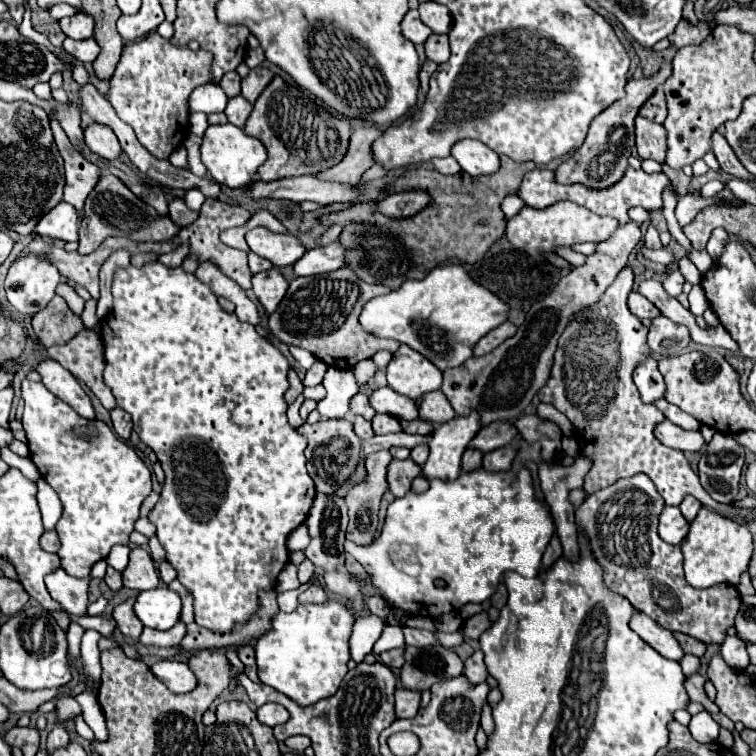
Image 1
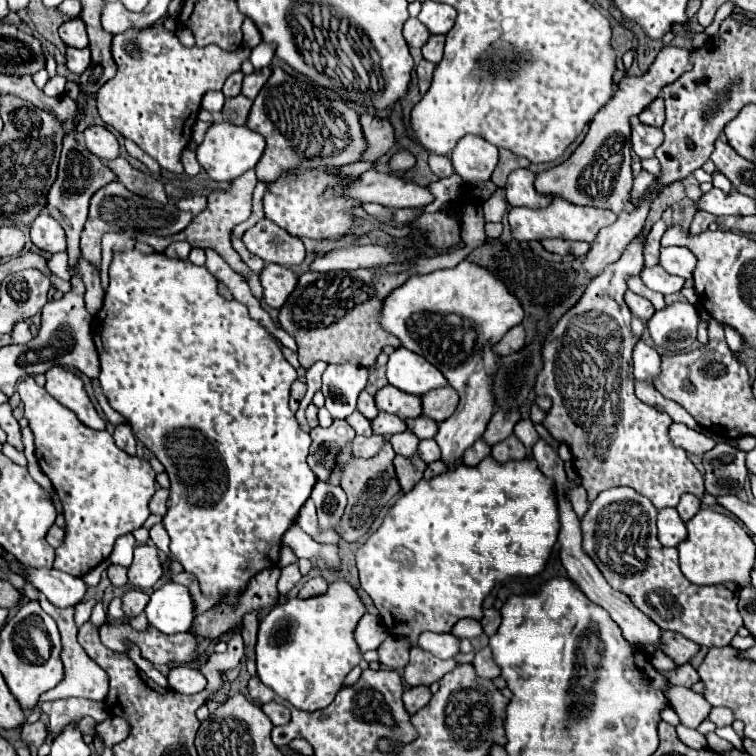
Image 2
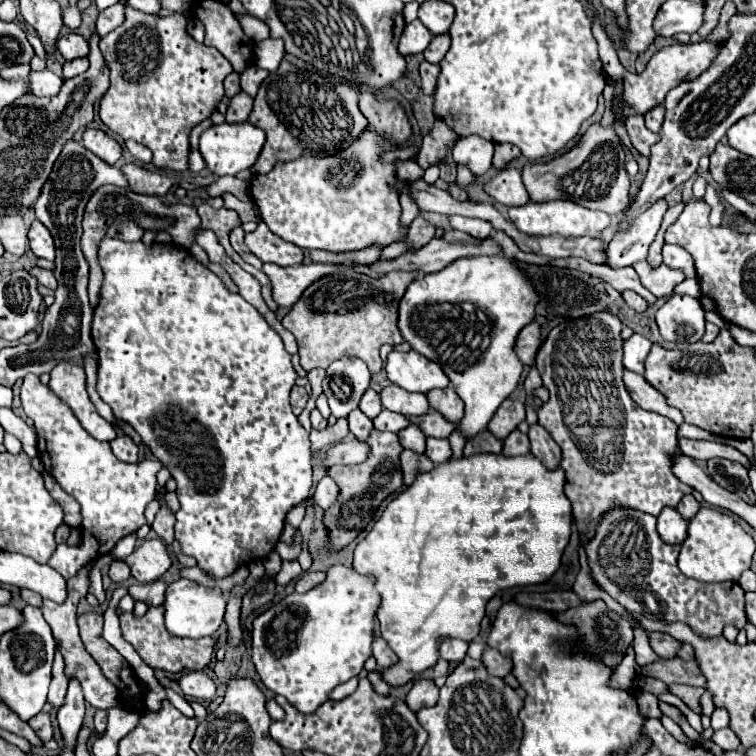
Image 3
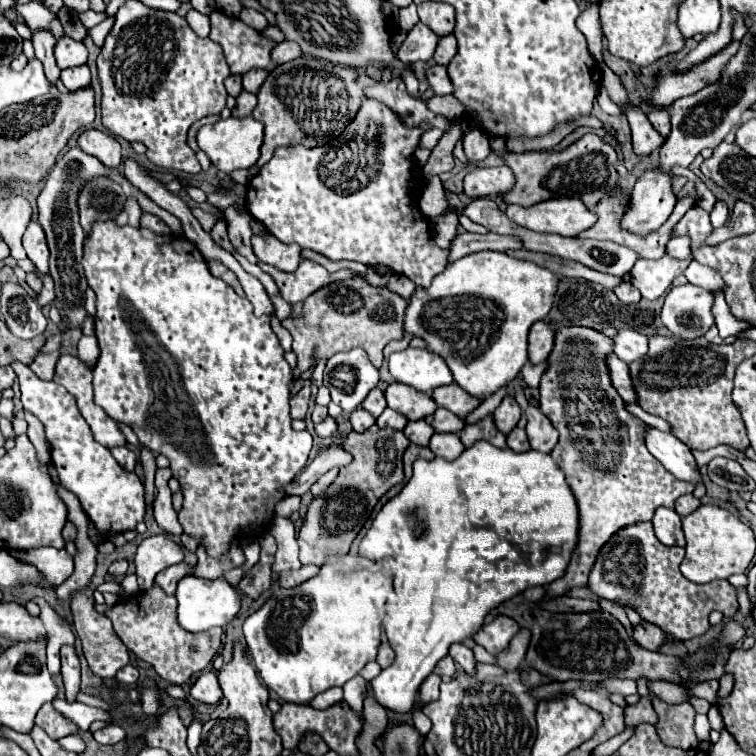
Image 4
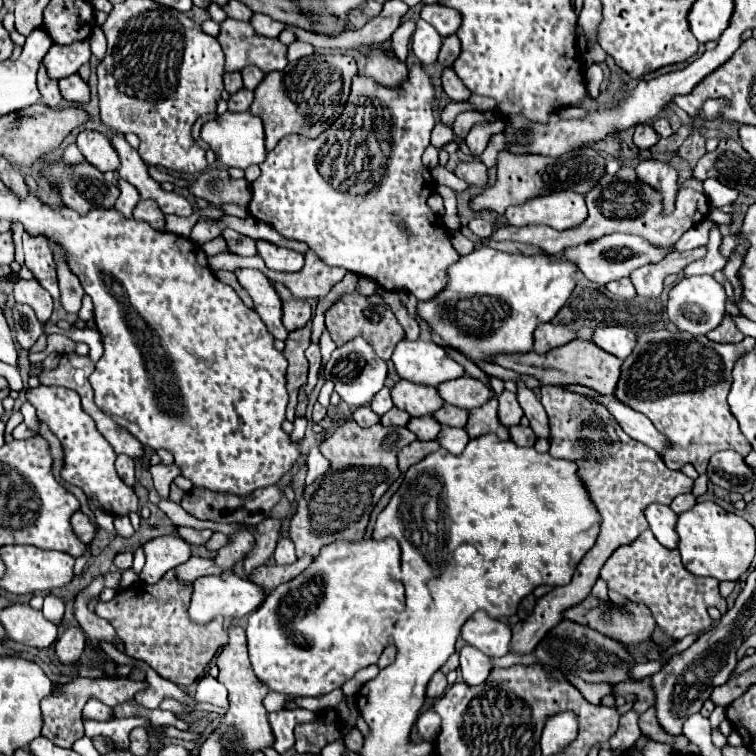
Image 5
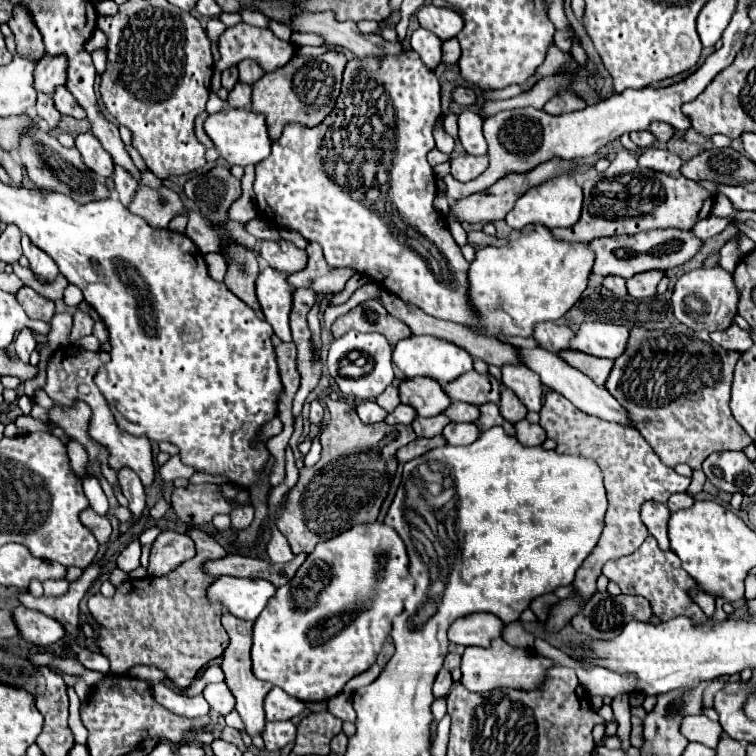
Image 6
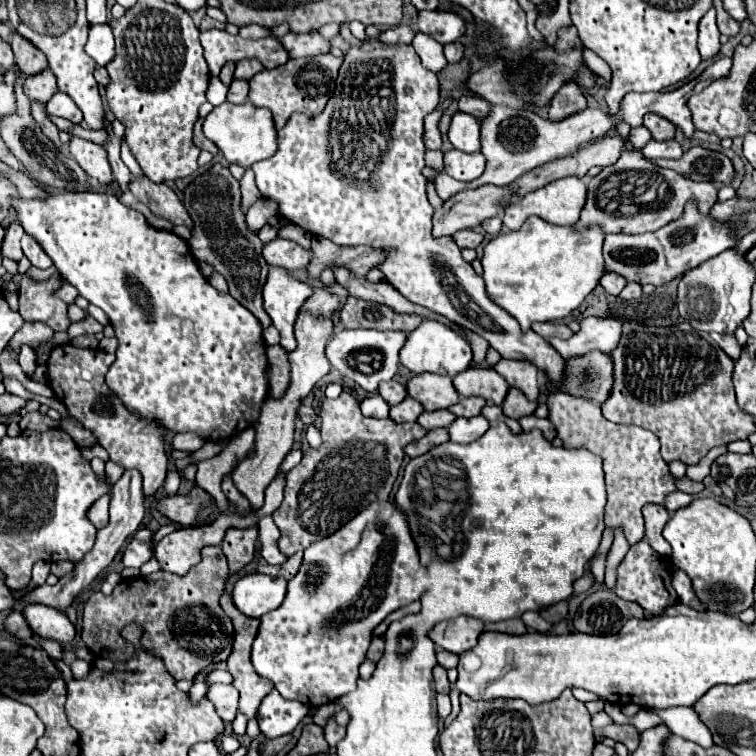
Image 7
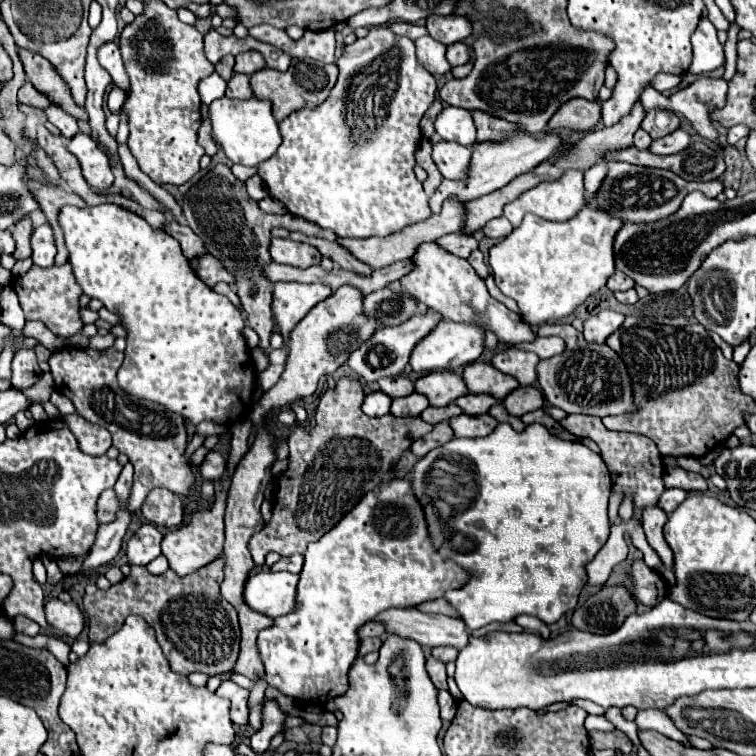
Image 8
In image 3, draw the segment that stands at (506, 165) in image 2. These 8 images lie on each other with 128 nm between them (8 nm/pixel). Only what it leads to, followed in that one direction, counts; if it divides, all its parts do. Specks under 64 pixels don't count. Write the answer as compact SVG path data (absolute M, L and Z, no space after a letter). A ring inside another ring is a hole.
M498 144L496 152L494 152L494 168L502 170L510 160L518 158L520 150L514 144Z

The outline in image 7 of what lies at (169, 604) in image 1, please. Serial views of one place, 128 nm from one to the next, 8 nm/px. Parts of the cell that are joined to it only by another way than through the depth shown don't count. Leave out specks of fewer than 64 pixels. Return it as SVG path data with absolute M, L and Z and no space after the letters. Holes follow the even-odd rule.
M260 572L242 576L232 590L232 600L240 612L252 618L260 618L266 612L276 610L286 596L288 580L272 578Z

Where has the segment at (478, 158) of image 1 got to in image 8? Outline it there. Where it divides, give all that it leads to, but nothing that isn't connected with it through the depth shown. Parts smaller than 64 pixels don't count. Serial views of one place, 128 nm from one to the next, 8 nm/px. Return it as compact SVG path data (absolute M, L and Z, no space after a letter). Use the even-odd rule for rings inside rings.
M446 106L436 116L434 128L442 140L452 140L462 146L472 146L476 142L476 128L472 122L472 114L464 108Z

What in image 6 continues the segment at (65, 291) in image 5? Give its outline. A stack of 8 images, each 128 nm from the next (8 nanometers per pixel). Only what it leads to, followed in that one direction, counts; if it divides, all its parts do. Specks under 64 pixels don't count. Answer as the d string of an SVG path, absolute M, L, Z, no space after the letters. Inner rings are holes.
M70 284L70 286L66 288L66 292L64 292L64 302L66 302L70 308L76 308L82 300L84 300L84 296L82 296L80 288L76 288L76 286Z

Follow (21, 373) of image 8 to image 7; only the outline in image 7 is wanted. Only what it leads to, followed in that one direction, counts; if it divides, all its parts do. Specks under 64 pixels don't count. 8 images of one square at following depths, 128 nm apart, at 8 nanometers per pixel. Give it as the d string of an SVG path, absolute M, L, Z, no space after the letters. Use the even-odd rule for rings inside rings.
M22 346L20 348L20 366L26 372L26 376L32 376L36 370L36 352L30 346Z

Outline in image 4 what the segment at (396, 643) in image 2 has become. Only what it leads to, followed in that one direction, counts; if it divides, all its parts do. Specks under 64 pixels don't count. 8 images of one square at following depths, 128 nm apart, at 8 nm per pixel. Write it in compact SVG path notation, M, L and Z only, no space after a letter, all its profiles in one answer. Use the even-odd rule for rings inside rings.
M384 640L382 644L380 644L380 650L378 650L378 658L376 658L376 662L382 666L382 668L386 668L386 666L390 666L392 662L394 662L394 650L390 648L390 644Z

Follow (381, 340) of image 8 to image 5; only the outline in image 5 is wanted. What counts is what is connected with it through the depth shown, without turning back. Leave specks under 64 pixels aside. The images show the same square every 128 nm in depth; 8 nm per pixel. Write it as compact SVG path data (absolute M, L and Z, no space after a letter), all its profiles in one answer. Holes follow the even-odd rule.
M352 338L340 348L336 348L326 364L326 378L336 384L336 392L348 406L368 406L370 400L382 390L384 380L388 376L388 364L376 356L372 344L368 344L364 338Z

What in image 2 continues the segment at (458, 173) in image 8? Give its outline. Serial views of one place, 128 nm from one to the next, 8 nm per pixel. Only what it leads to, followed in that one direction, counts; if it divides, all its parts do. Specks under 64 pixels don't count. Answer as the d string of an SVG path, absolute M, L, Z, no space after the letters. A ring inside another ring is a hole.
M514 170L510 172L504 194L510 206L528 206L528 208L544 208L550 204L552 196L538 194L534 190L534 178L536 174L530 170Z

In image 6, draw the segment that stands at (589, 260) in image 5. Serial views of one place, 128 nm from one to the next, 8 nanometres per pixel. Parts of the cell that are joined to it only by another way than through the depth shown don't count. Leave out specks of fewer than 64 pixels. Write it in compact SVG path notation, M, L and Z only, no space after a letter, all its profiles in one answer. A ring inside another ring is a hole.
M648 230L634 236L610 236L610 238L598 238L590 242L590 248L596 254L594 262L594 274L608 276L618 274L622 278L632 278L634 274L648 272L648 270L670 270L676 266L686 264L690 258L696 256L696 252L702 248L702 240L694 236L692 230Z

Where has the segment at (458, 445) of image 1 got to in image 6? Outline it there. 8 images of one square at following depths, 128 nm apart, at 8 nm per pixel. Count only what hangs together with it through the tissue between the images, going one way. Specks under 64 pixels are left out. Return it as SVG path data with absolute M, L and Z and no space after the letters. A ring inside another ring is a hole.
M536 224L530 232L514 234L504 246L486 246L476 252L476 260L470 264L468 280L470 280L470 300L480 316L480 322L486 330L474 328L486 336L504 334L504 336L532 336L532 328L536 322L558 320L562 318L582 296L588 286L588 276L594 266L594 252L588 244L570 244L552 236L550 228L544 224Z

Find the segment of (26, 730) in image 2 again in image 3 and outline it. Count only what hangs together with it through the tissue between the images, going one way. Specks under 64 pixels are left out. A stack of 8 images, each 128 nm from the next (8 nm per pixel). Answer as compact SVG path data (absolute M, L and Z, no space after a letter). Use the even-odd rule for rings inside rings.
M40 712L40 714L34 716L28 724L34 728L34 732L36 732L44 742L48 742L48 740L52 738L52 734L54 734L54 728L52 728L50 714L48 714L48 712Z

